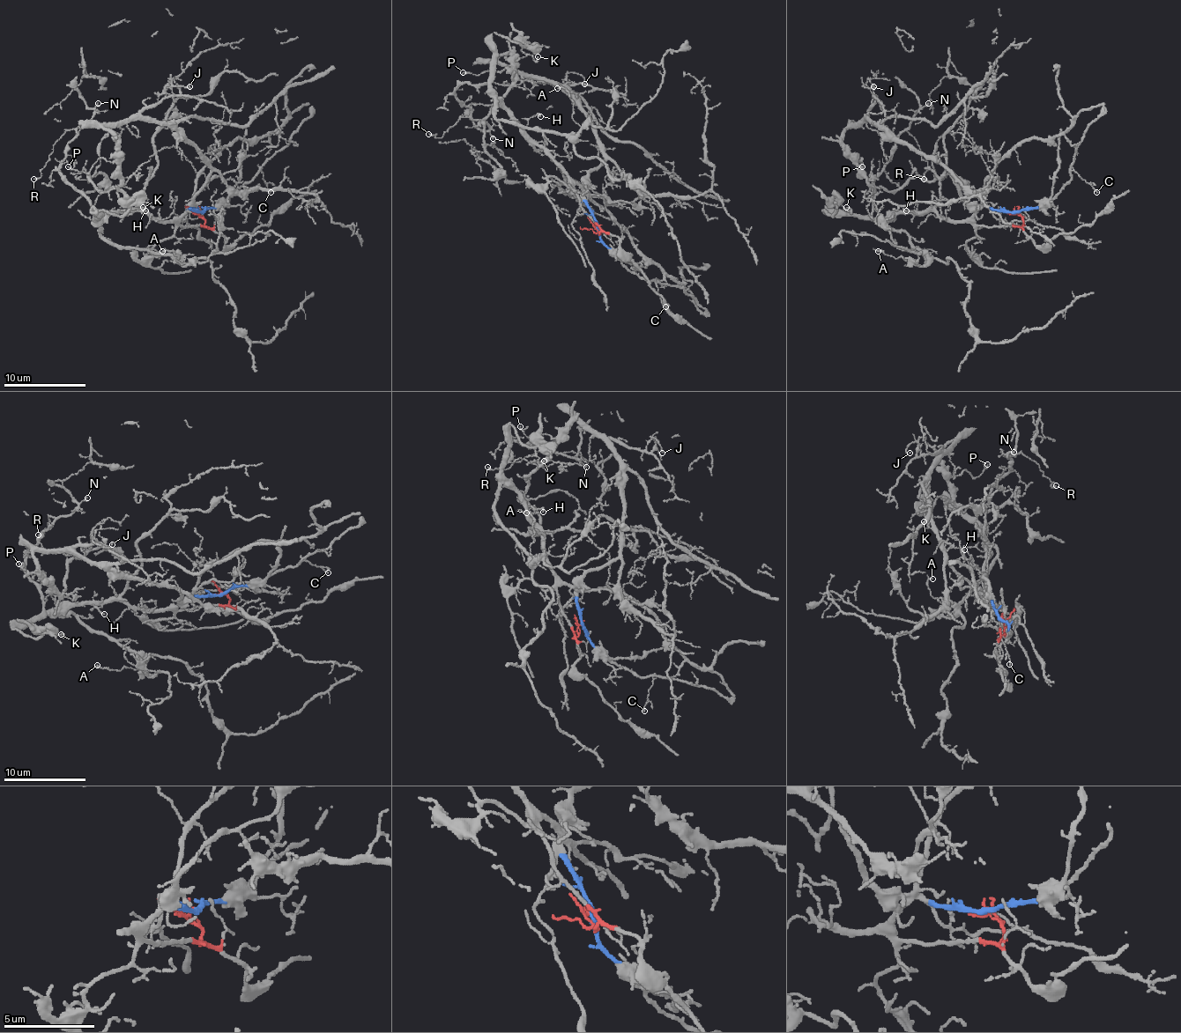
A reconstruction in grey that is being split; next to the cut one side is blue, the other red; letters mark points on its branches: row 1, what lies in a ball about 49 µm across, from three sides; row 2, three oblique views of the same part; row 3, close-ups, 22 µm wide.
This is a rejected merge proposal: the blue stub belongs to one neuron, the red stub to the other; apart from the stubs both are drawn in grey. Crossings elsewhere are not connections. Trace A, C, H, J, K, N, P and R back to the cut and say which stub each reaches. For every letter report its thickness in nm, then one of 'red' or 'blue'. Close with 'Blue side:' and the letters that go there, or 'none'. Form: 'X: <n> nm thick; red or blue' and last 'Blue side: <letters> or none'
A: 150 nm thick; red
C: 120 nm thick; blue
H: 150 nm thick; red
J: 100 nm thick; blue
K: 170 nm thick; red
N: 130 nm thick; red
P: 100 nm thick; blue
R: 130 nm thick; red
Blue side: C, J, P

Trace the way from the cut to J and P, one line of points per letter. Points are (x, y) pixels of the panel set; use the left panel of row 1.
J: (201, 210), (189, 204), (209, 170), (203, 158), (173, 125), (142, 114), (170, 96), (173, 85), (189, 85)
P: (201, 210), (189, 204), (209, 166), (173, 125), (102, 127), (117, 158), (88, 172), (68, 166)

